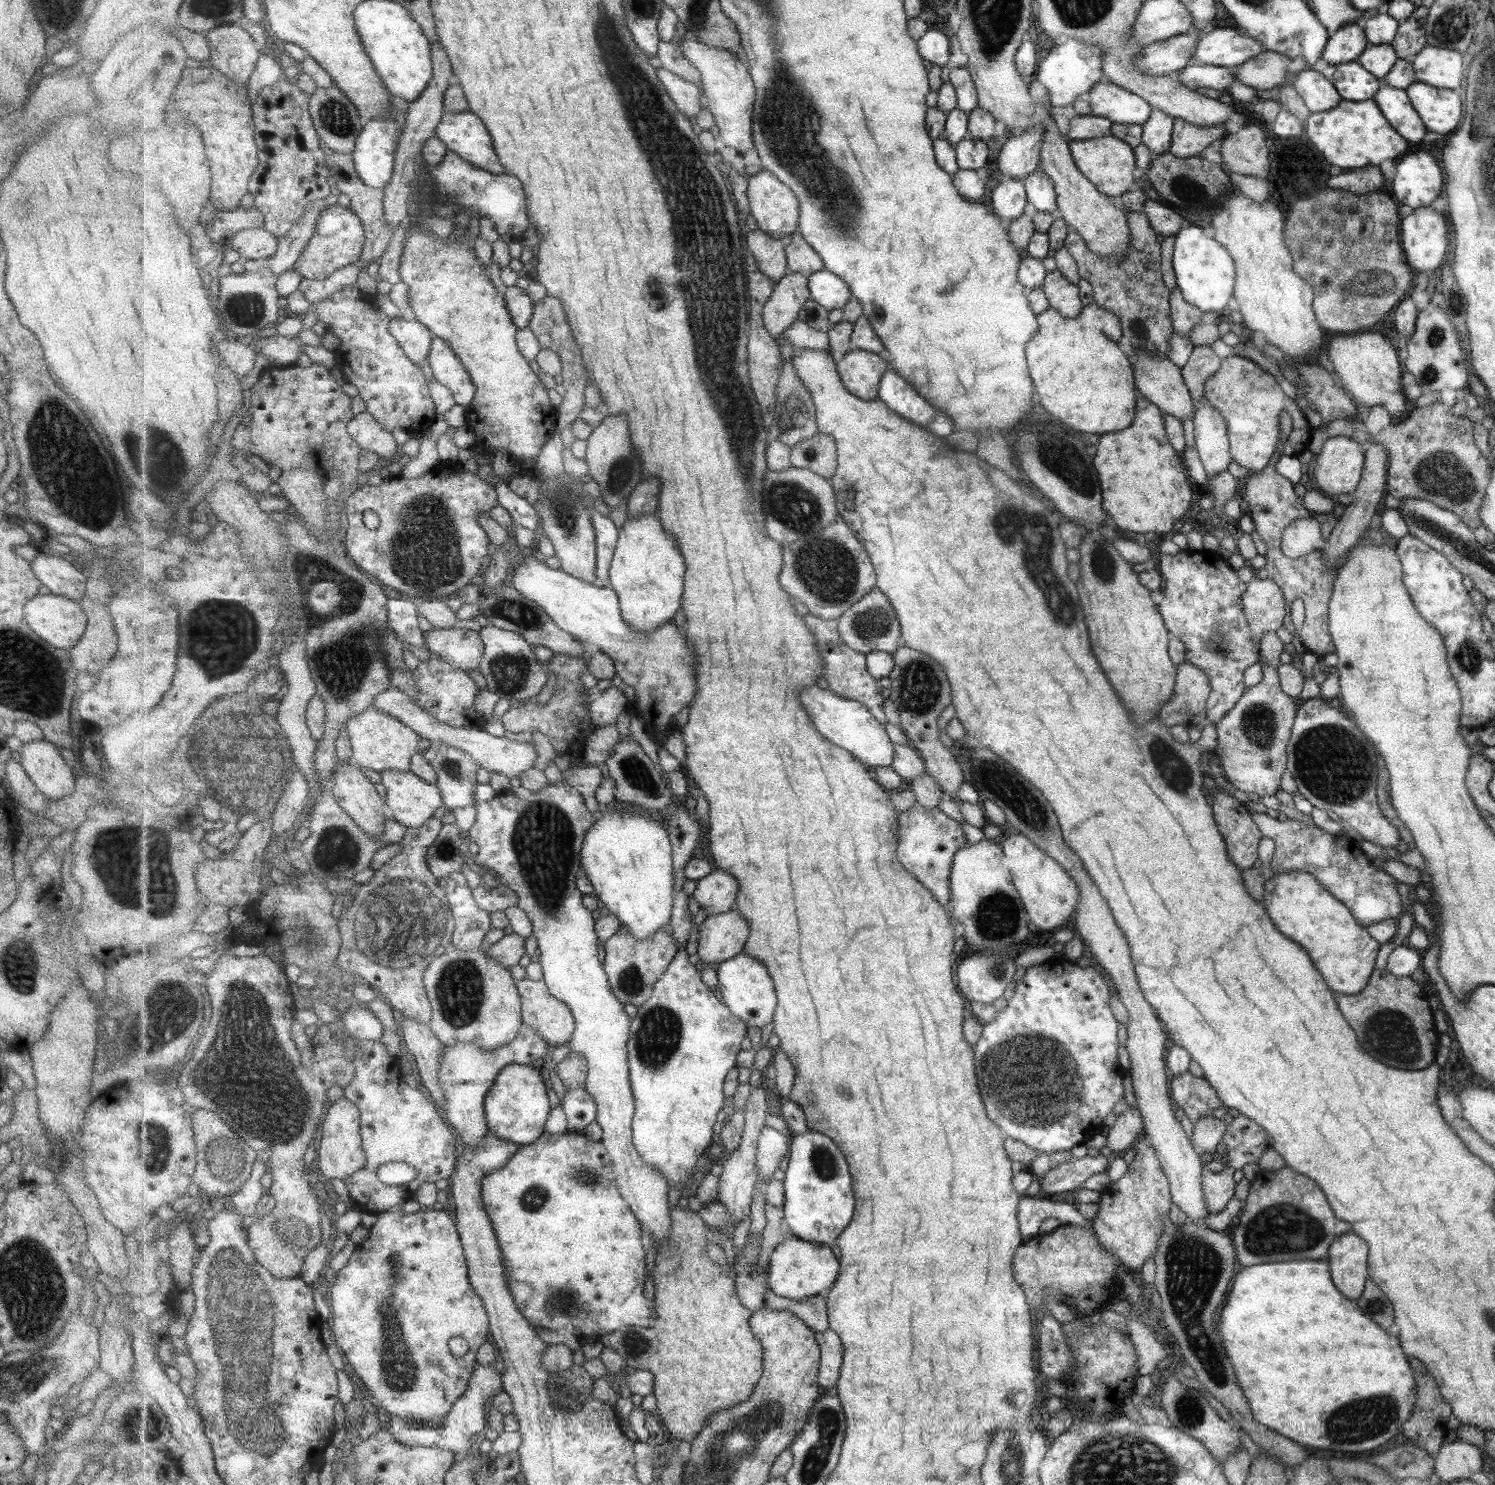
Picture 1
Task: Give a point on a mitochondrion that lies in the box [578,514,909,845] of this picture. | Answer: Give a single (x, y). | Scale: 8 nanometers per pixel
(829, 569)

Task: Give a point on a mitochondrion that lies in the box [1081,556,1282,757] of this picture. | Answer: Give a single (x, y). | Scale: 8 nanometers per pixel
(1220, 645)

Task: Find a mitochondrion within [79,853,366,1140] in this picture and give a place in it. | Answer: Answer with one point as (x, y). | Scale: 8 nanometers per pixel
(173, 1014)

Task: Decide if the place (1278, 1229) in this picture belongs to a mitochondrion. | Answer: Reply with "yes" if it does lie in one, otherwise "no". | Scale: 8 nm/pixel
yes

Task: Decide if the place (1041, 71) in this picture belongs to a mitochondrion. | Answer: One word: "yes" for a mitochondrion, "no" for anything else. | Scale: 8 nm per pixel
no

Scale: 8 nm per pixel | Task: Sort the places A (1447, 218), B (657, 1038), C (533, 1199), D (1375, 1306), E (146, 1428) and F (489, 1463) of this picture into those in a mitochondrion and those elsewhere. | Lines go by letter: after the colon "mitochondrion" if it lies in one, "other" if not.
A: other
B: mitochondrion
C: mitochondrion
D: mitochondrion
E: mitochondrion
F: other

